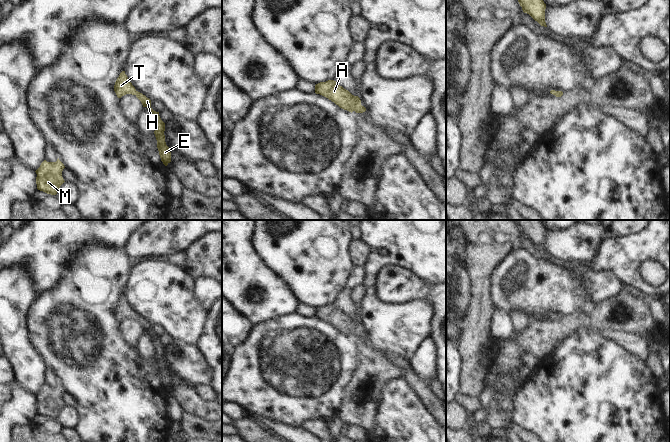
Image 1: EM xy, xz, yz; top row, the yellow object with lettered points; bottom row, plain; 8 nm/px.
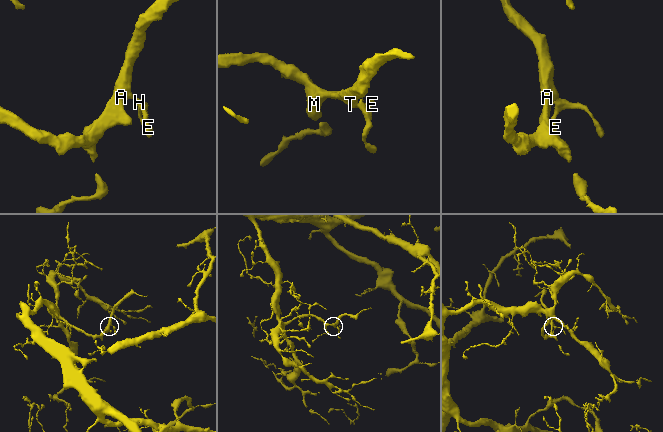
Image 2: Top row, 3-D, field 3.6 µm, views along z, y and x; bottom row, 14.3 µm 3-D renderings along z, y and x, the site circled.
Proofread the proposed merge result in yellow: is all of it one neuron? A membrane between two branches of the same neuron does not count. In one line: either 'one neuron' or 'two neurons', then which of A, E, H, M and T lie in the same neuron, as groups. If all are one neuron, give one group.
one neuron; groups A E H M T

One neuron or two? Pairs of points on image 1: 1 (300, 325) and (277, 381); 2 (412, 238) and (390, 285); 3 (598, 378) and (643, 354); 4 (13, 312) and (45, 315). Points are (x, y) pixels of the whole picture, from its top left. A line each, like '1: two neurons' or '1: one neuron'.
1: one neuron
2: two neurons
3: two neurons
4: two neurons

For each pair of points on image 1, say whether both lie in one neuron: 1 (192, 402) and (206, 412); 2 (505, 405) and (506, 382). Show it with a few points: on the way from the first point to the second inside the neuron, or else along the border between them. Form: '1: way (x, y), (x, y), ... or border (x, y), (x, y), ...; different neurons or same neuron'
1: way (195, 405), (203, 409); same neuron
2: way (509, 399), (509, 388); same neuron

